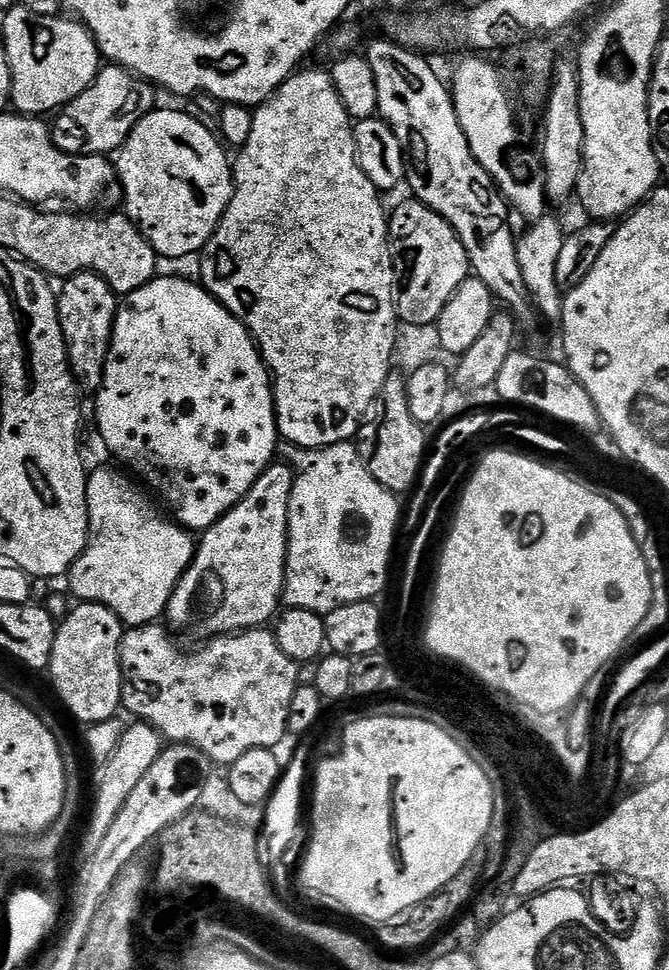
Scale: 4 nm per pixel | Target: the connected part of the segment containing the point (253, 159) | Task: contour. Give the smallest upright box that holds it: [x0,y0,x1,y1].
[200,68,398,450]

